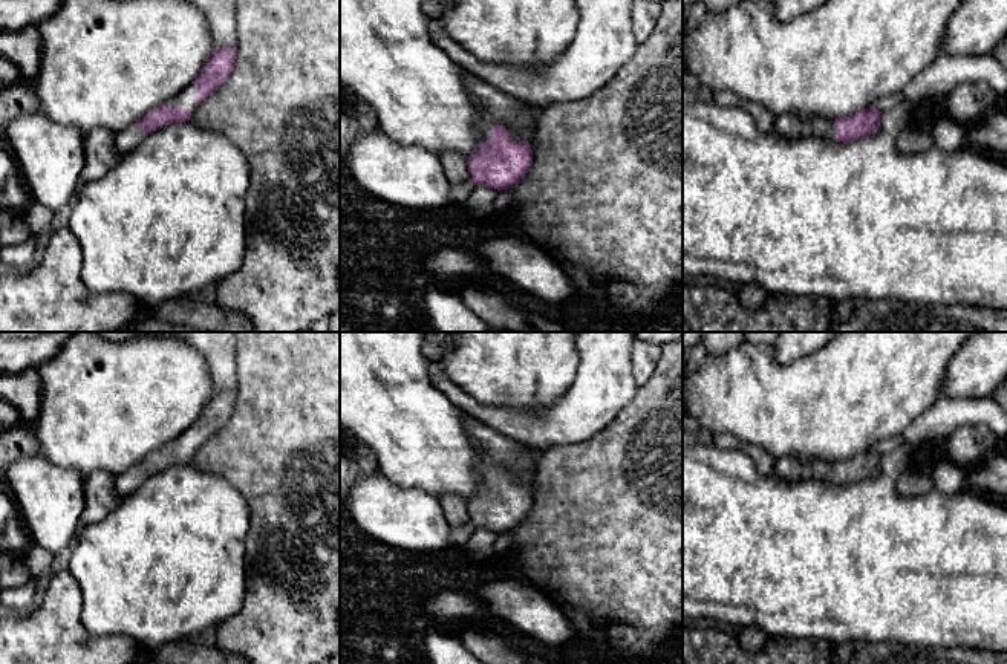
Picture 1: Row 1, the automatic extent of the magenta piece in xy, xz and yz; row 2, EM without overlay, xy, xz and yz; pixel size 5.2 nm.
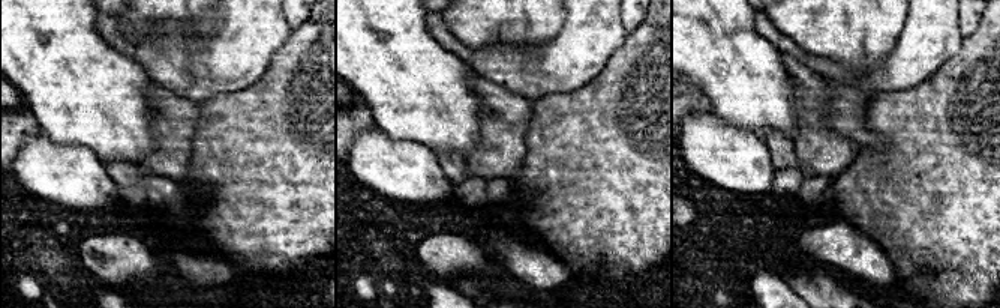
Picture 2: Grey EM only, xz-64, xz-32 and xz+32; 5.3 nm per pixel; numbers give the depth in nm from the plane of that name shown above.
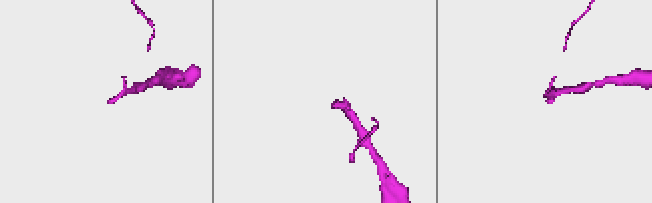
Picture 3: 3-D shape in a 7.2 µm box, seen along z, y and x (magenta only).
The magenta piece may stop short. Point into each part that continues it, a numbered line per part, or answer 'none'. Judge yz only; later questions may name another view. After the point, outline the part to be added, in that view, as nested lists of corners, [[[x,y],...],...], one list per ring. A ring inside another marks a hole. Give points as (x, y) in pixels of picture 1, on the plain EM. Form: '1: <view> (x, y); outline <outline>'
1: yz (790, 468); outline [[[781,457],[776,461],[773,474],[790,482],[799,480],[823,480],[834,483],[834,462],[828,461],[803,461],[799,457]]]

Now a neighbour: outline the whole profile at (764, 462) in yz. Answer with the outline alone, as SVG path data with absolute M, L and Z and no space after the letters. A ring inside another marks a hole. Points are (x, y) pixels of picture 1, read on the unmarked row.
M715 433L713 445L722 450L742 451L754 462L754 467L759 473L773 474L773 468L777 459L773 454L770 454L767 450L764 450L762 447L748 444L730 433Z

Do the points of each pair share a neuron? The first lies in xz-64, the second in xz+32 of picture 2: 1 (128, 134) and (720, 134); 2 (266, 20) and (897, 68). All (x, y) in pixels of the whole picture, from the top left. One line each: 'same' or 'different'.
1: different
2: same

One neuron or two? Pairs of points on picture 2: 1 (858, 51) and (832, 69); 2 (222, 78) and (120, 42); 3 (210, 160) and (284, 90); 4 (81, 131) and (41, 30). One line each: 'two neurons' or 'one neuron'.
1: two neurons
2: one neuron
3: one neuron
4: one neuron

